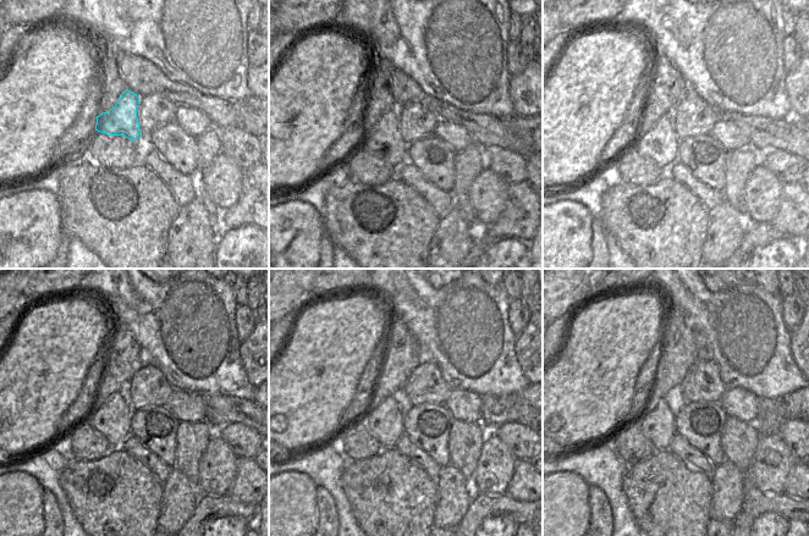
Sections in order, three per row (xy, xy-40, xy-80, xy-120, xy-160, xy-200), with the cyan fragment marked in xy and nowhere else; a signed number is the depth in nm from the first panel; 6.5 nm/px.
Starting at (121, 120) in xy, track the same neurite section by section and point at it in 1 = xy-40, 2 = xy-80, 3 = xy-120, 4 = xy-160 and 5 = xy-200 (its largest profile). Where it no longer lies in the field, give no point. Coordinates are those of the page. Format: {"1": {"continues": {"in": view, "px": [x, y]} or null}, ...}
{"1": {"continues": {"in": "xy-40", "px": [384, 141]}}, "2": {"continues": {"in": "xy-80", "px": [660, 143]}}, "3": {"continues": {"in": "xy-120", "px": [111, 419]}}, "4": {"continues": {"in": "xy-160", "px": [385, 423]}}, "5": {"continues": {"in": "xy-200", "px": [658, 425]}}}

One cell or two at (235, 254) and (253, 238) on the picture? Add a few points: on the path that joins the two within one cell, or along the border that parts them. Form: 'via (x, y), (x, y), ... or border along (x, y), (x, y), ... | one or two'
via (240, 252), (248, 243) | one

